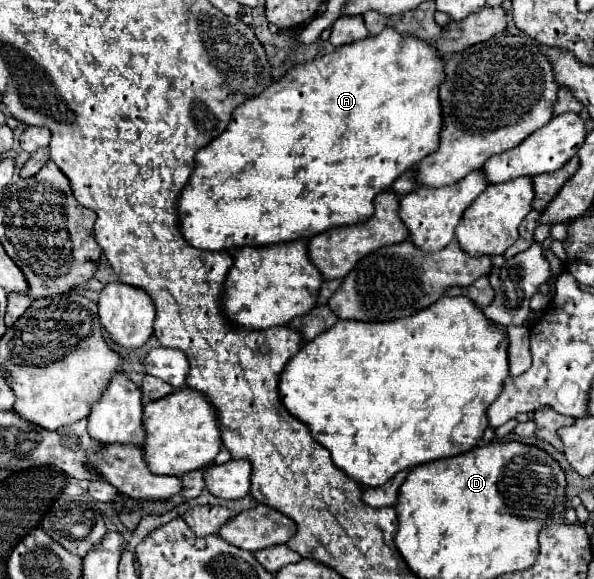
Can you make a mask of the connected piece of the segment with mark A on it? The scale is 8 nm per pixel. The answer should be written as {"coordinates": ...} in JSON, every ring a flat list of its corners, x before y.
{"coordinates":[[385,28,377,36,367,36,365,40,345,44,321,58,309,60,305,64,297,64,291,72,279,78,279,82,273,82,261,94,243,102,243,106,237,106,233,110,227,130,219,134,215,142,209,142,203,150,199,150,199,154,195,154,195,170,191,174,191,180,187,180,187,186,181,190,179,194,181,198,177,202,179,228,183,238,187,238,187,244,199,250,229,250,229,248,243,248,243,246,269,246,269,244,293,242,299,238,311,238,335,226,353,226,353,224,367,222,367,218,371,218,373,214,373,198,379,192,389,190,391,184,401,174,411,170,415,164,419,164,427,154,431,154,439,146,443,118,441,118,441,104,439,104,437,92,443,78,445,78,443,60,439,58,437,50,419,38,401,36,393,28]]}

